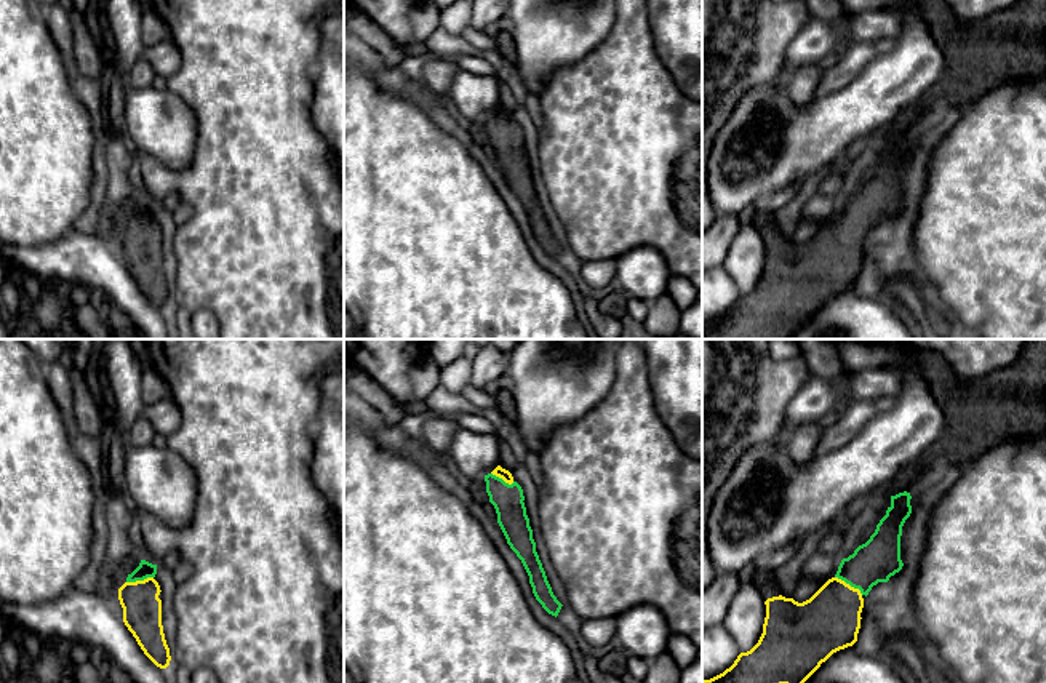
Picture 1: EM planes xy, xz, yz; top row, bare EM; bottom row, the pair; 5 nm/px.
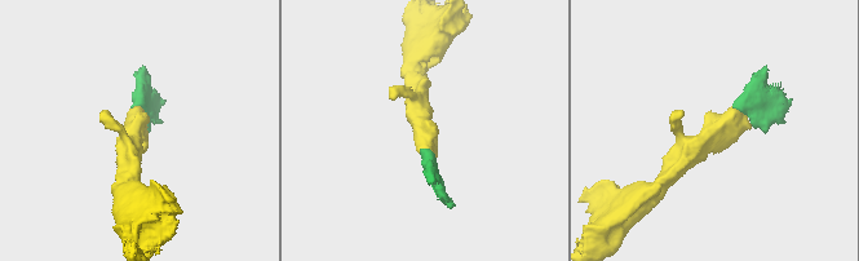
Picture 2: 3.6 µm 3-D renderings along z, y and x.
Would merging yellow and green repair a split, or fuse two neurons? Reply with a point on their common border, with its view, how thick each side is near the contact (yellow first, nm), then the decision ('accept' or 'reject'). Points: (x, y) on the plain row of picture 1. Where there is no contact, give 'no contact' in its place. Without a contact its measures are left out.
yz (848, 226) | 300/220 nm | accept

